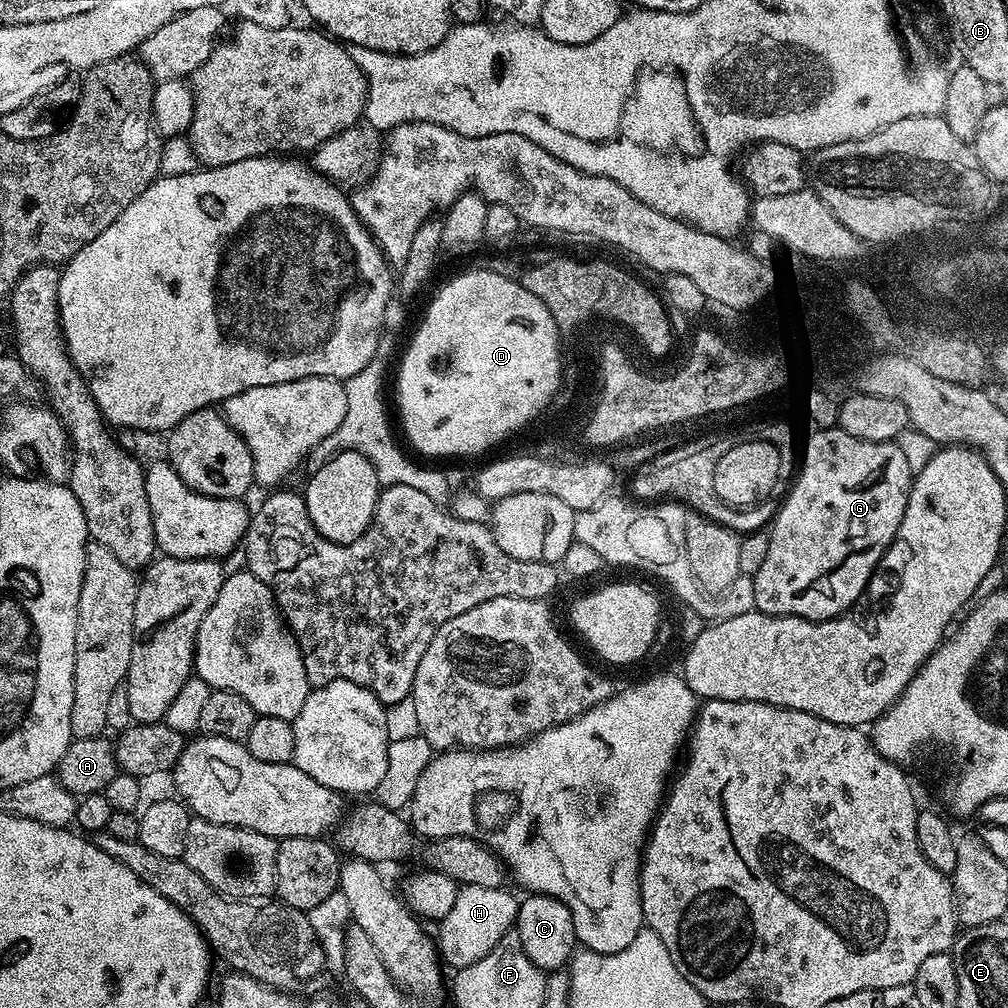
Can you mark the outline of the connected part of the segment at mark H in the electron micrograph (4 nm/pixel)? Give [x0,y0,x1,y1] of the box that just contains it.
[438,884,519,970]

